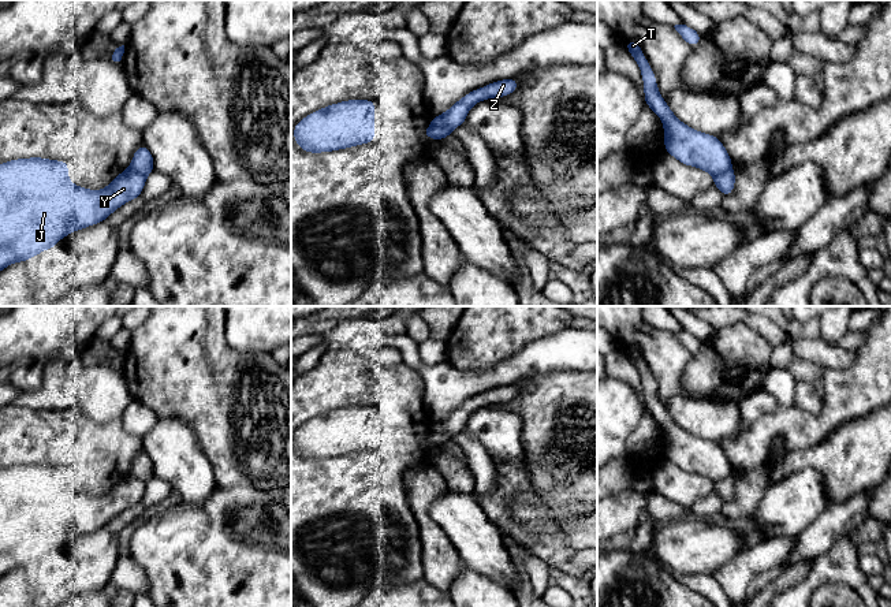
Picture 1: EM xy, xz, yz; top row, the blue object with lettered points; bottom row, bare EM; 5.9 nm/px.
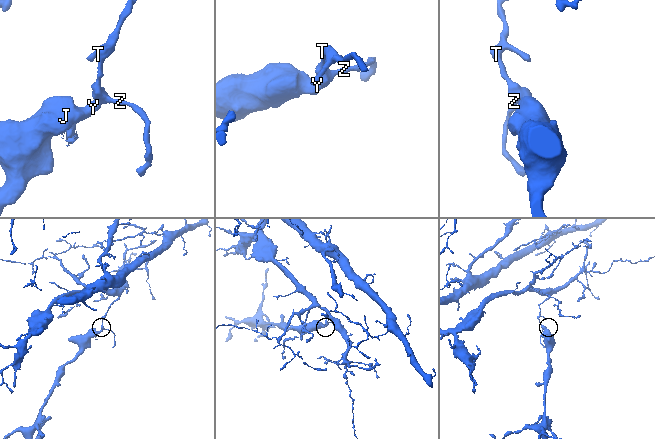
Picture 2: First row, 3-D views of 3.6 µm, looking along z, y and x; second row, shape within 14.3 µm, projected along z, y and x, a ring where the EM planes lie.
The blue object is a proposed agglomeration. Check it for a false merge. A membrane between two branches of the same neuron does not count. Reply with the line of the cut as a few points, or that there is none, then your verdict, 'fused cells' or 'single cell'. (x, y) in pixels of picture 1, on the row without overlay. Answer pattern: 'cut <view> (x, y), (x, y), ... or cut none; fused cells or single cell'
cut yz (730, 473), (714, 484); fused cells

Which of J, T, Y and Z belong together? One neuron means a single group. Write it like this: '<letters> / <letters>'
J Y / T Z

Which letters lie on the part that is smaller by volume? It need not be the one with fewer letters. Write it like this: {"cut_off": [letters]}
{"cut_off": ["J", "Y"]}

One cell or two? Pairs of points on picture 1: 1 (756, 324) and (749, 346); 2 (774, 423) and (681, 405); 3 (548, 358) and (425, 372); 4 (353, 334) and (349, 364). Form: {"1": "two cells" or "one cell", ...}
{"1": "two cells", "2": "two cells", "3": "one cell", "4": "two cells"}

